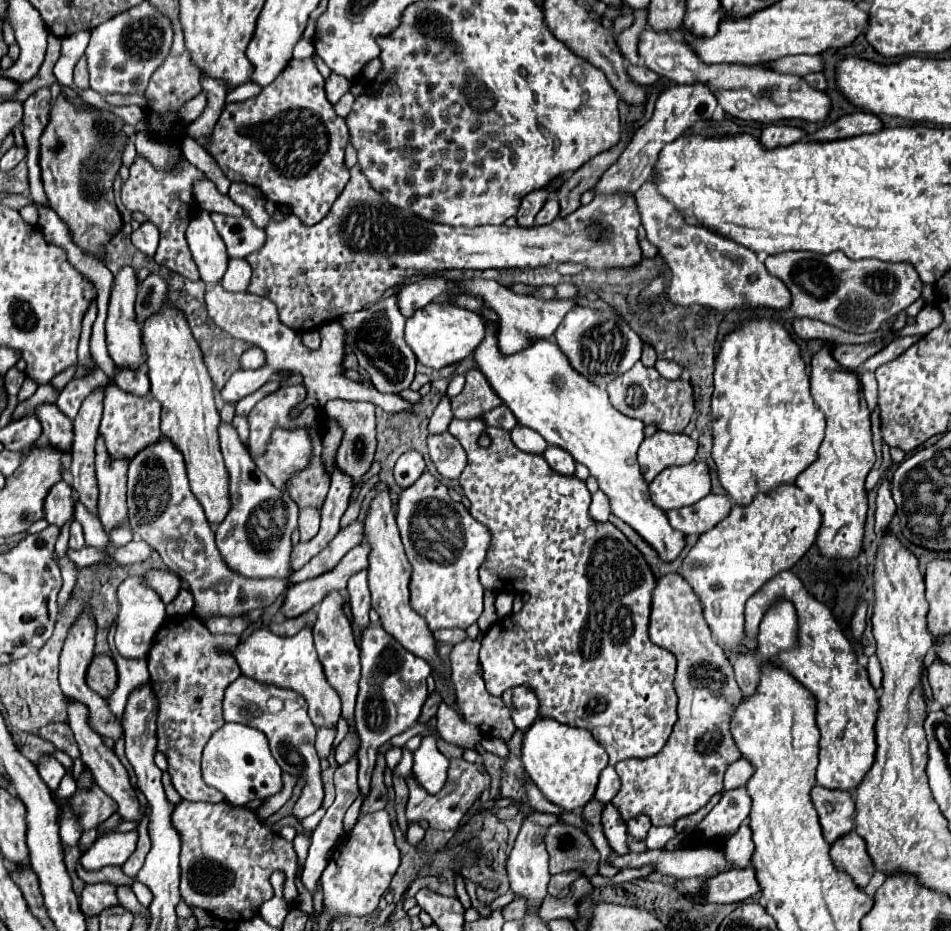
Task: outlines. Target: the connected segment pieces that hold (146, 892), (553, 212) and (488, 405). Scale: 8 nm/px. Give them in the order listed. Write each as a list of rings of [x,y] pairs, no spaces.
[[[138,880],[132,884],[132,890],[134,890],[134,894],[138,896],[138,900],[144,904],[144,906],[150,906],[150,902],[152,902],[152,892],[150,892],[150,888],[148,886],[142,886]]]
[[[550,194],[550,198],[548,198],[546,204],[542,206],[542,210],[536,214],[536,224],[550,224],[558,214],[560,214],[558,196],[556,196],[556,194]]]
[[[480,370],[466,372],[464,390],[452,398],[452,414],[460,420],[482,420],[482,416],[502,406],[502,400],[494,394],[488,380]]]

